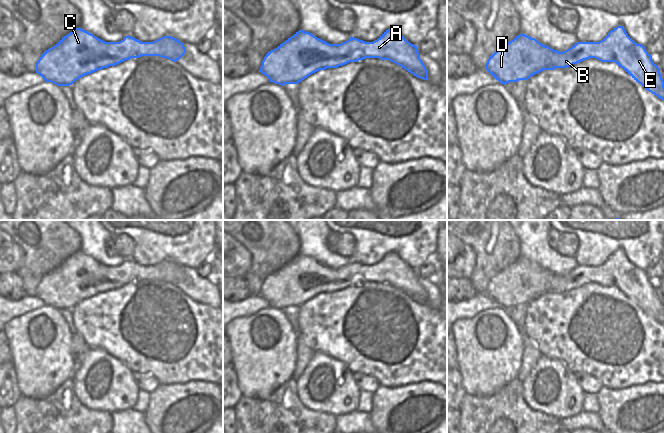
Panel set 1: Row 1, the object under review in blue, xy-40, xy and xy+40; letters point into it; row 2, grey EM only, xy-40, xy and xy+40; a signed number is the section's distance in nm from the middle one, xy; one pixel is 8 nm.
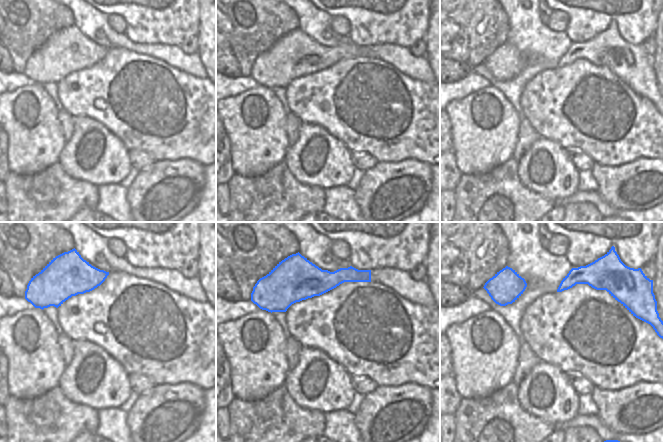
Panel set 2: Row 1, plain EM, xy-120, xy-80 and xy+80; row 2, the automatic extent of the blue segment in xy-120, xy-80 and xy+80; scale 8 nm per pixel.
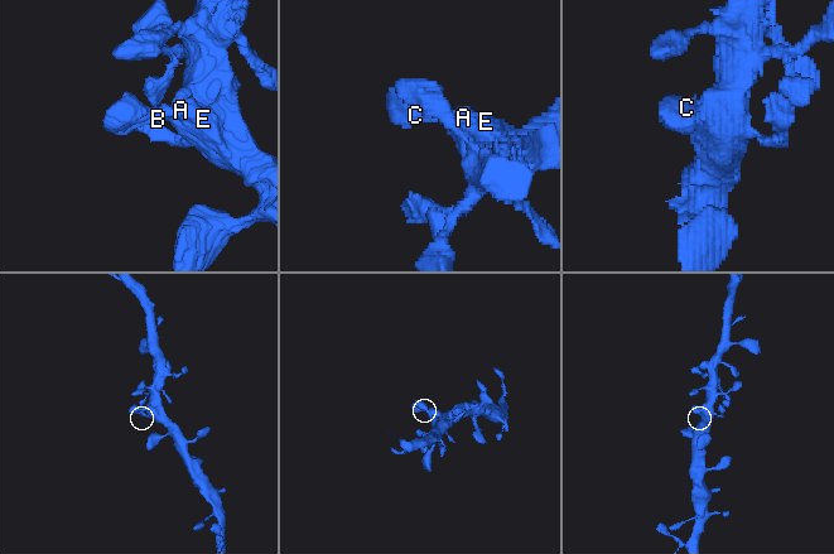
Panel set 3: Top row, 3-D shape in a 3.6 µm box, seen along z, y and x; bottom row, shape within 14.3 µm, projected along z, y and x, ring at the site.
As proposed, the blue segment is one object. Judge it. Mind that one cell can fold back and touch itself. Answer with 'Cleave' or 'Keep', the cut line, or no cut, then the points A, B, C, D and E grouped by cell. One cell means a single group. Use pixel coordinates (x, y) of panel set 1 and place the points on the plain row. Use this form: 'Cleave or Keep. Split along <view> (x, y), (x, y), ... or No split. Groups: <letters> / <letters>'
Keep. No split. Groups: A B C D E

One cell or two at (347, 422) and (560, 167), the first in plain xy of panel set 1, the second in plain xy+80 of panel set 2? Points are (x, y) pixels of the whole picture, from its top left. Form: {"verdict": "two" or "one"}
{"verdict": "two"}

